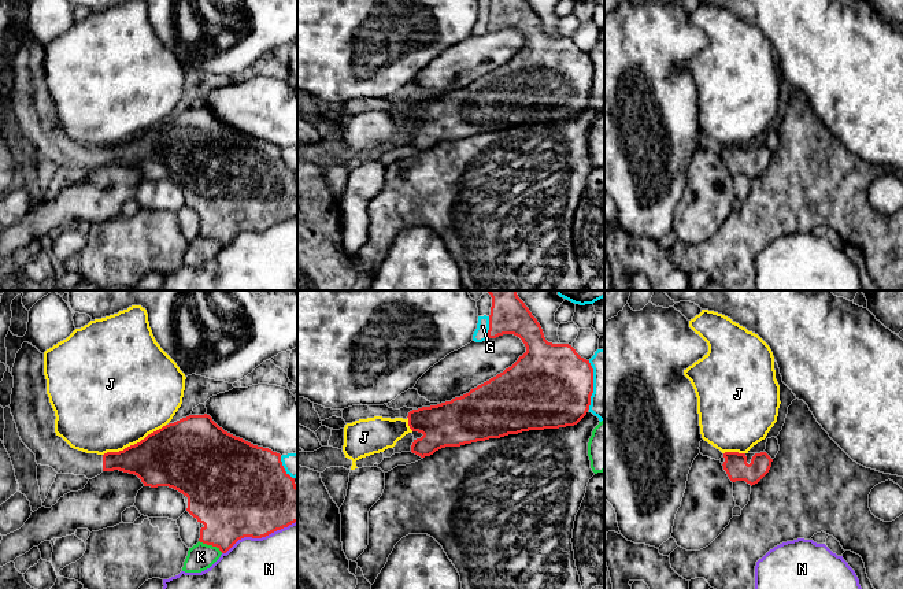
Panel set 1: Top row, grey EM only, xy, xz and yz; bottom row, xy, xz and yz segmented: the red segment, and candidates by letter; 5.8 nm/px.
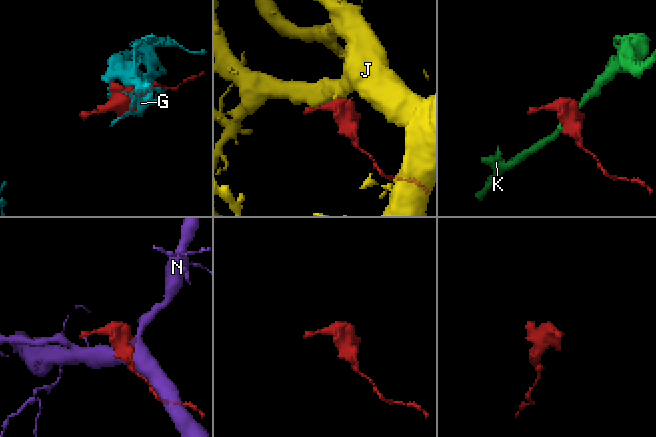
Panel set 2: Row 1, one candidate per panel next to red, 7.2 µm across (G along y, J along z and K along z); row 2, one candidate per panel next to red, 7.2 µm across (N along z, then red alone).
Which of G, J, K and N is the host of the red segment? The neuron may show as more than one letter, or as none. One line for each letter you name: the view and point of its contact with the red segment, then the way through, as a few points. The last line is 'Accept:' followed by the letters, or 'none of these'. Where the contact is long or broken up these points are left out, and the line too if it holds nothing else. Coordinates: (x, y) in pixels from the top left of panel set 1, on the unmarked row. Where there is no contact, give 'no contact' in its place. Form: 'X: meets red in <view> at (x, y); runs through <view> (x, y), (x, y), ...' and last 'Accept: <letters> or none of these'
Accept: none of these

